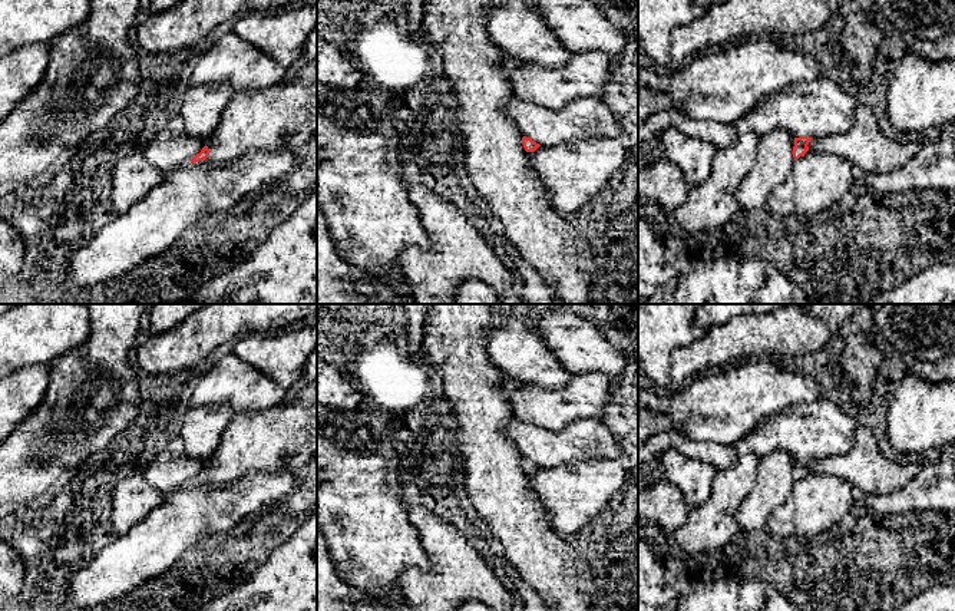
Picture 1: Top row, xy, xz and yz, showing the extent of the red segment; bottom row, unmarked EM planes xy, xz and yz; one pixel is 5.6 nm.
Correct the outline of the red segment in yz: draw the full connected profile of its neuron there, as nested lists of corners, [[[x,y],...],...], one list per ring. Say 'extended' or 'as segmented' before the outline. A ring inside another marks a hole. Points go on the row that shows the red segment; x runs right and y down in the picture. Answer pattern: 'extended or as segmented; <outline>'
extended; [[[823,76],[796,82],[761,98],[734,123],[694,119],[675,109],[662,110],[638,125],[638,143],[660,139],[667,128],[675,128],[685,136],[723,149],[749,132],[761,138],[784,129],[794,139],[793,158],[797,161],[809,151],[807,145],[813,138],[847,132],[855,122],[855,109],[859,103],[856,96]]]

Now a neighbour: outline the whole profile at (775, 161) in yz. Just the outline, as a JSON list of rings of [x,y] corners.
[[[777,129],[760,138],[757,161],[736,191],[741,209],[766,211],[770,192],[786,182],[793,171],[793,146],[794,139],[784,129]]]

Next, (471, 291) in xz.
[[[466,280],[455,288],[453,304],[499,304],[499,295],[486,283]]]

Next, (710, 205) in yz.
[[[749,132],[731,146],[717,149],[711,175],[690,188],[685,201],[671,214],[683,237],[690,240],[723,229],[740,209],[736,191],[757,161],[759,142],[760,138]]]

